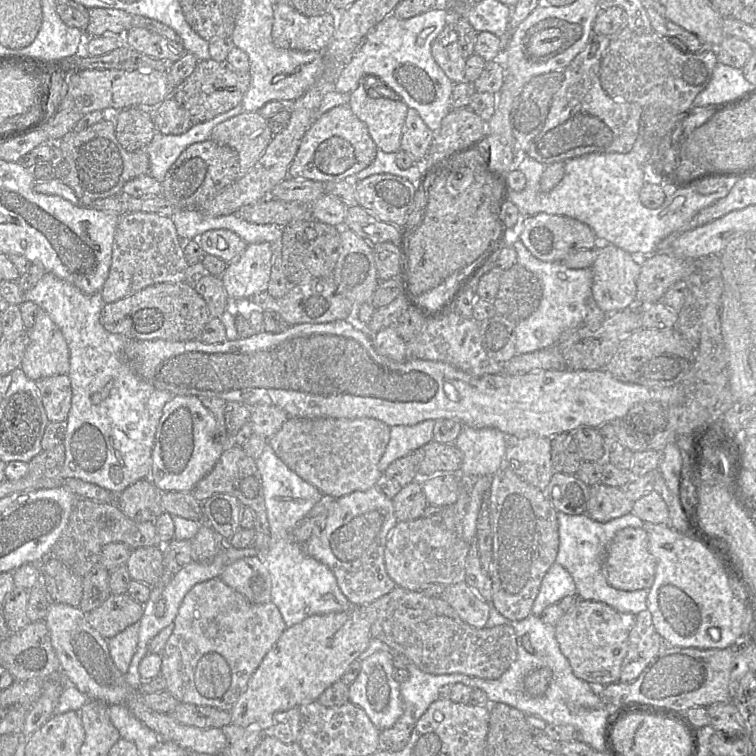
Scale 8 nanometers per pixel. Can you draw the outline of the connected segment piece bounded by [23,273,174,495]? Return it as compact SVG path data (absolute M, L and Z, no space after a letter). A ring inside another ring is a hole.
M45 273L42 279L23 293L23 302L31 301L44 310L61 330L70 353L68 377L71 383L71 408L65 421L65 460L59 476L78 478L96 484L114 495L120 494L138 480L148 479L152 468L152 450L155 433L164 405L174 396L156 389L140 378L124 357L126 337L112 334L100 323L100 313L106 304L101 293L85 295L70 283Z

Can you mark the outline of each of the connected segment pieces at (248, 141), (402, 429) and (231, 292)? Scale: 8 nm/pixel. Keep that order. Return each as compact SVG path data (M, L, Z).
M243 112L216 125L210 139L237 151L241 176L255 165L273 136L263 115Z
M425 420L415 425L390 427L390 439L379 461L378 469L384 473L392 462L412 454L418 448L433 441L435 422Z
M252 243L247 245L236 260L227 265L220 278L231 306L245 303L252 296L267 291L272 254L271 243Z

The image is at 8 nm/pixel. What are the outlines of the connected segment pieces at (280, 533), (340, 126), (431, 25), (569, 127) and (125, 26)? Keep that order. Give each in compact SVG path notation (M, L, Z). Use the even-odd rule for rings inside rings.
M267 443L263 452L255 460L261 475L265 507L270 527L270 541L265 551L260 551L261 560L266 564L271 576L271 601L278 607L287 627L291 627L313 615L322 615L332 612L343 612L353 606L338 586L332 570L309 556L304 545L295 542L292 531L295 525L313 508L323 494L312 484L306 482L292 471L274 452Z
M348 105L337 106L316 119L307 130L288 169L288 177L322 183L341 181L369 166L376 157L377 149L366 124Z
M443 5L409 19L399 19L391 13L367 33L363 43L338 76L333 89L339 93L351 93L363 77L368 80L379 78L386 84L386 88L376 93L389 94L390 87L396 93L390 99L403 101L409 108L415 109L424 123L433 132L437 132L442 119L451 110L450 97L454 83L435 62L431 47L450 19L451 13Z
M590 36L584 49L563 70L564 79L553 95L545 124L532 140L527 155L545 165L589 153L628 153L640 134L643 107L609 96L600 83L600 67L610 36Z
M90 8L89 23L84 30L84 37L103 34L125 34L131 27L133 15L115 8Z

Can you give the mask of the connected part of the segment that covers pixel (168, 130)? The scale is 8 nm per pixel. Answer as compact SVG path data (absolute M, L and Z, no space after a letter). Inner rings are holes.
M168 97L150 110L156 131L161 134L180 135L195 124L189 113L173 97Z

